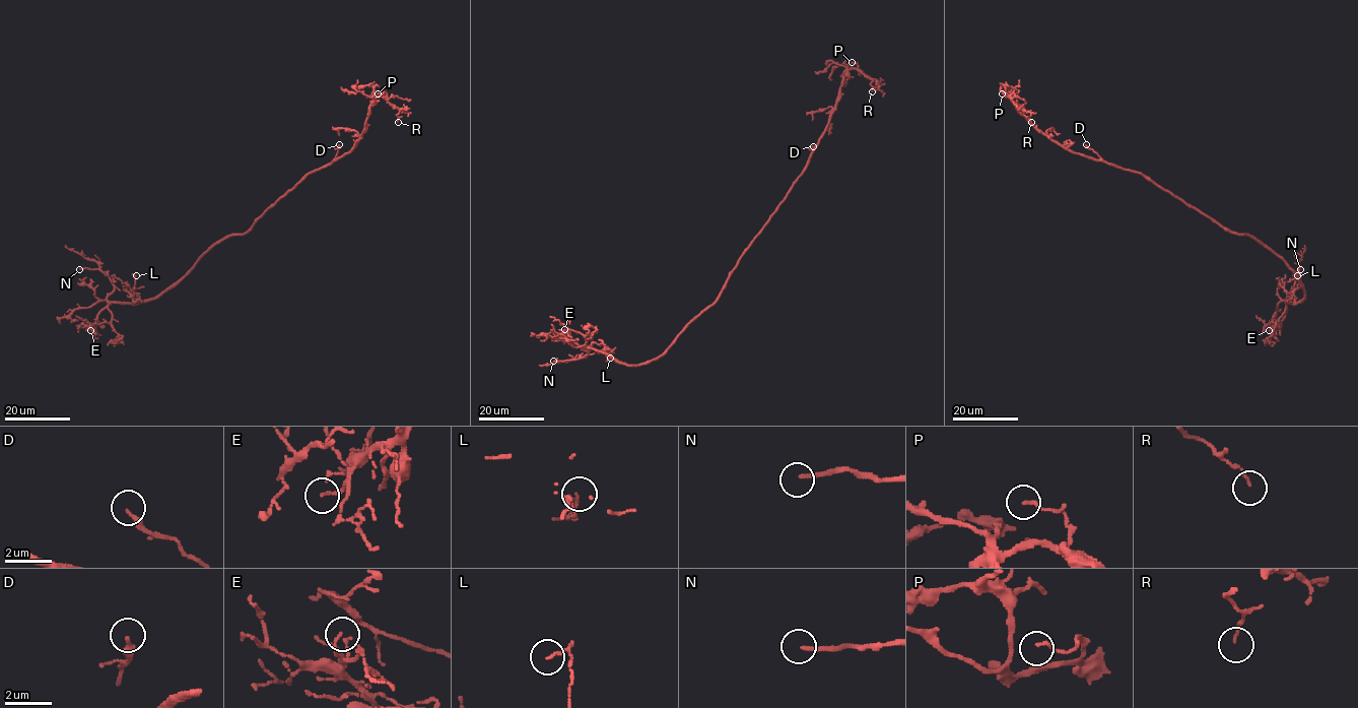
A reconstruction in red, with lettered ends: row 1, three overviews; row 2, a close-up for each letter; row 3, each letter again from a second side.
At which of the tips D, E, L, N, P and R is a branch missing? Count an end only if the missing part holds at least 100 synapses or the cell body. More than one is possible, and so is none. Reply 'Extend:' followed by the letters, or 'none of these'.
Extend: N

